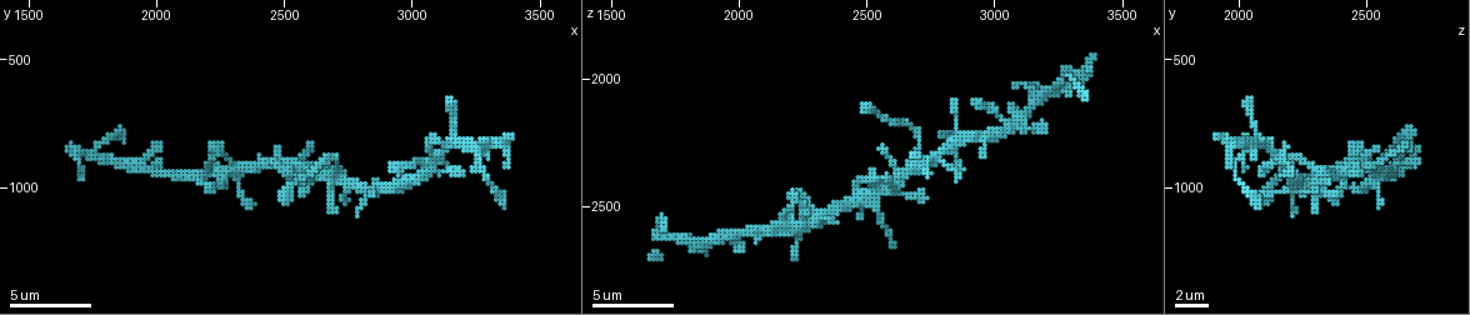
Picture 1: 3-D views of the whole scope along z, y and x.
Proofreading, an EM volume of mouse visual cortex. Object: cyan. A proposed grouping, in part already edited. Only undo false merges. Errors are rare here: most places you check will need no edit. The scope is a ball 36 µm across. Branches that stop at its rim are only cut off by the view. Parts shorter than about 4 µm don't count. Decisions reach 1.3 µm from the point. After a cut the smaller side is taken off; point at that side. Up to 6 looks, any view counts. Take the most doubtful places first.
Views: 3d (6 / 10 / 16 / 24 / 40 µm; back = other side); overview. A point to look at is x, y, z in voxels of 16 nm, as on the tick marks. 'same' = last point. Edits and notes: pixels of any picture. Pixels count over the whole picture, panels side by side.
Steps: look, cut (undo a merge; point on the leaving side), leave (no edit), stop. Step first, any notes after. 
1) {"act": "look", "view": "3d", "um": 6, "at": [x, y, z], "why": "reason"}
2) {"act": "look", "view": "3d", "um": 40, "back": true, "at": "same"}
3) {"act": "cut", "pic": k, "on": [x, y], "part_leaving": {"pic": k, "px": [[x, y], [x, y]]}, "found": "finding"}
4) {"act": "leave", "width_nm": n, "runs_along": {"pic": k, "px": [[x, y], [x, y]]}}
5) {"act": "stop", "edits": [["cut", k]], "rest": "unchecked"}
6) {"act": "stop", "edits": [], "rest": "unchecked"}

{"act": "look", "view": "3d", "um": 6, "at": [2720, 960, 2310], "why": "thin arm on a thick one"}

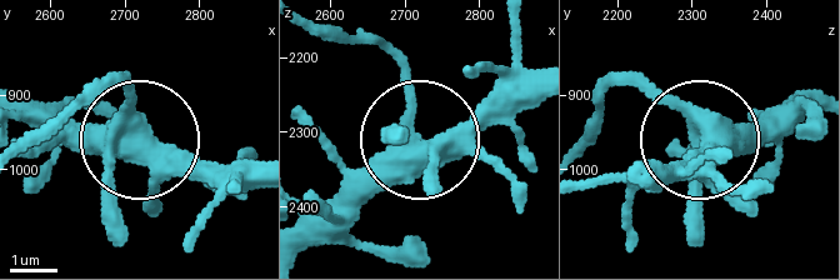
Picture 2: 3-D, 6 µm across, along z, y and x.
{"act": "look", "view": "3d", "um": 6, "back": true, "at": [2720, 955, 2315]}

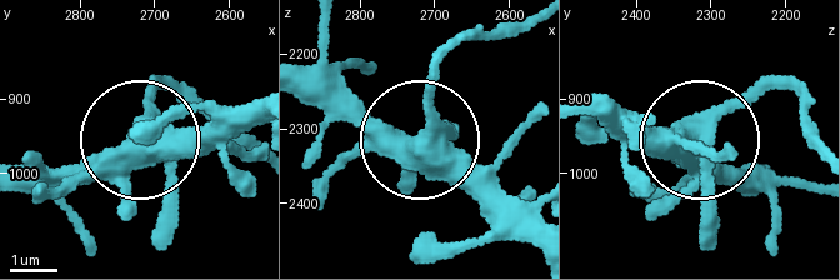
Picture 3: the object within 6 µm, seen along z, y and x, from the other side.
{"act": "leave", "arms": 5, "found": "one neuron here"}

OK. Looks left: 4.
{"act": "look", "view": "3d", "um": 10, "at": [3060, 910, 2190], "why": "four or more arms meet"}

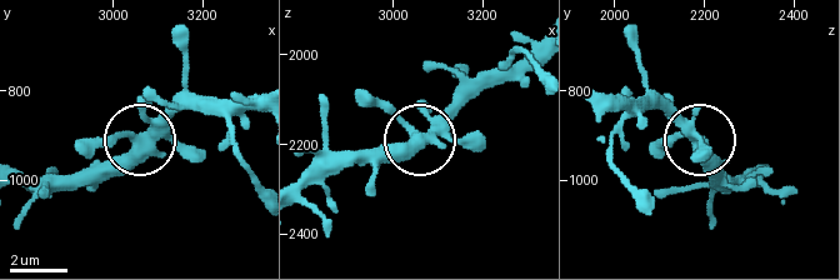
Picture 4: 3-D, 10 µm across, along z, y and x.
{"act": "leave", "width_nm": 380, "found": "continuous, no second neuron"}

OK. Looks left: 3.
{"act": "look", "view": "3d", "um": 6, "at": [2140, 950, 2590], "why": "calibre changes"}

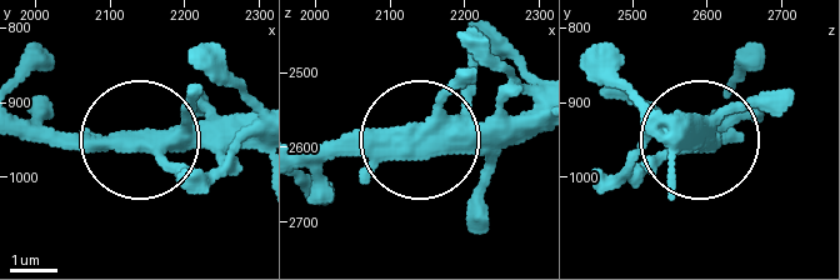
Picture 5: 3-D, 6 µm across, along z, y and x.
{"act": "leave", "runs_along": {"pic": 5, "px": [[251, 119], [131, 143], [29, 143]]}, "found": "all the same neuron"}

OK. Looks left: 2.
{"act": "stop", "edits": [], "rest": "unchecked"}

